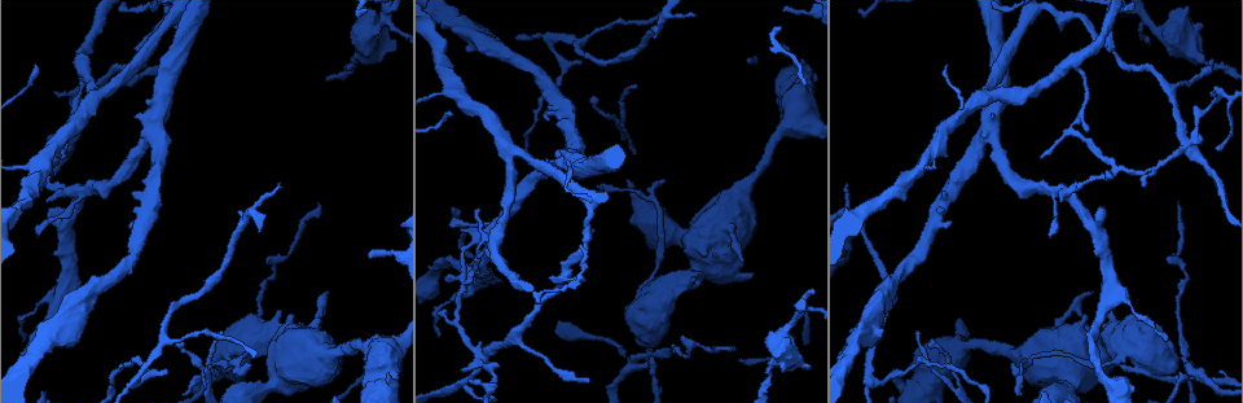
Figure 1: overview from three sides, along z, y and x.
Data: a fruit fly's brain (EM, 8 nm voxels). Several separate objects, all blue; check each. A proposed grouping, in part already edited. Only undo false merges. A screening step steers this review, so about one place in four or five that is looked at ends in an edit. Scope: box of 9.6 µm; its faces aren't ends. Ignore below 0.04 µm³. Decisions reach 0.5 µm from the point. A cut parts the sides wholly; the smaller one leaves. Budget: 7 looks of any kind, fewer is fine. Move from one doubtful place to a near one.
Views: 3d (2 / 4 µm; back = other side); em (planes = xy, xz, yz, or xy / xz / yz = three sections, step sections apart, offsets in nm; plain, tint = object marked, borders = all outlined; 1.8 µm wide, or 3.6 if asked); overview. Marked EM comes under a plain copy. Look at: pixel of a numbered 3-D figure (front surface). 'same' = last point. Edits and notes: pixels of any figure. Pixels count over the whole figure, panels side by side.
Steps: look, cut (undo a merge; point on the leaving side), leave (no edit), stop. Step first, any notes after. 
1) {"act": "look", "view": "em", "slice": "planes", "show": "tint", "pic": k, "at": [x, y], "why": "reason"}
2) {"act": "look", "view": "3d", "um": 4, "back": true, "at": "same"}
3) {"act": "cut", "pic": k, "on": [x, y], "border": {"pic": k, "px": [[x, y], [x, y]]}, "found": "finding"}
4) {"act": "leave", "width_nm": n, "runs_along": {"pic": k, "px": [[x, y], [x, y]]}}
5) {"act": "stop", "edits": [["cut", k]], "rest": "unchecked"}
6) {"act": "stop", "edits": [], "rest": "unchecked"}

{"act": "look", "view": "em", "um": 3.6, "slice": "planes", "show": "tint", "pic": 1, "at": [727, 230], "why": "thick turns thin"}

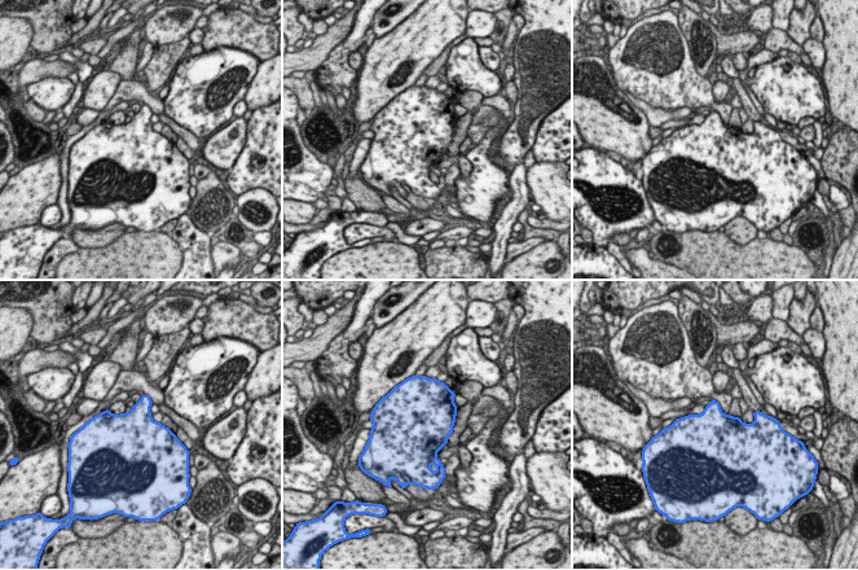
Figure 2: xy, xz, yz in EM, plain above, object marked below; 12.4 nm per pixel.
{"act": "leave", "width_nm": 650, "found": "one neuron here"}

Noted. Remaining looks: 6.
{"act": "look", "view": "em", "slice": "planes", "show": "borders", "pic": 1, "at": [1115, 168], "why": "two arms in line, one across"}

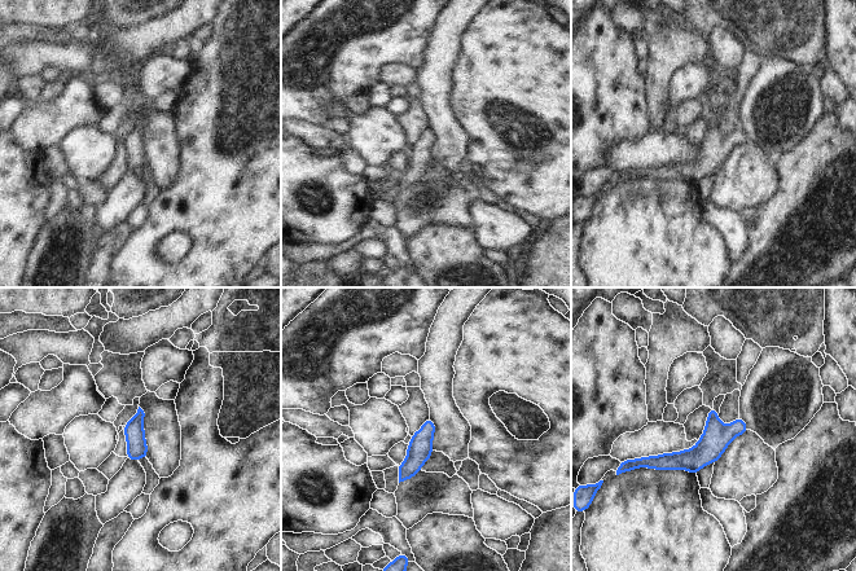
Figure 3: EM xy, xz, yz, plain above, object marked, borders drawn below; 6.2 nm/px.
{"act": "leave", "runs_along": {"pic": 3, "px": [[743, 427], [693, 460], [644, 460]]}, "found": "all the same neuron"}

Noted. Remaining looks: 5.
{"act": "look", "view": "em", "slice": "planes", "show": "tint", "pic": 1, "at": [1184, 150], "why": "four-way junction"}

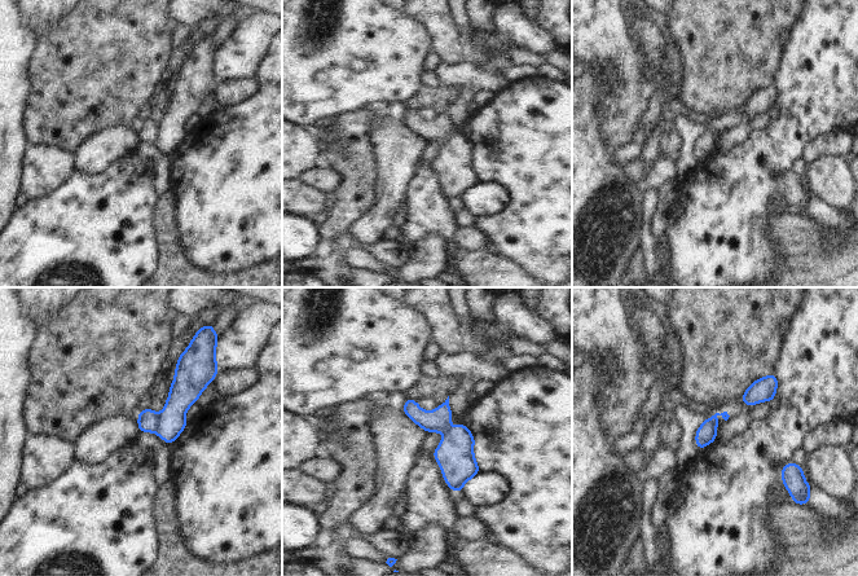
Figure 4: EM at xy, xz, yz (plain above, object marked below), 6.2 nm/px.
{"act": "cut", "pic": 4, "on": [184, 391], "found": "two neurons meet here"}

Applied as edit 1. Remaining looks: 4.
{"act": "stop", "edits": [["cut", 4]], "rest": "unchecked"}

